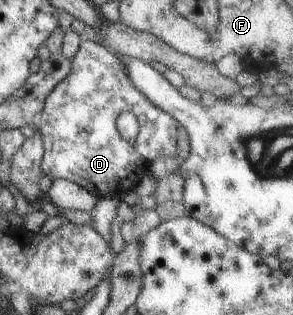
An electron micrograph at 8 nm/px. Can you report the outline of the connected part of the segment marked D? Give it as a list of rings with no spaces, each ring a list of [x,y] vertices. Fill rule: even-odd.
[[[81,40],[77,53],[70,60],[70,72],[51,90],[51,93],[47,96],[43,111],[39,114],[35,122],[36,129],[40,131],[44,141],[44,154],[41,164],[42,173],[53,180],[55,178],[63,178],[64,180],[78,183],[91,193],[94,193],[98,198],[109,198],[126,194],[137,186],[146,173],[149,173],[148,168],[156,157],[163,155],[163,157],[177,158],[177,128],[179,123],[172,115],[163,111],[159,106],[153,105],[153,103],[130,82],[129,76],[123,64],[120,62],[120,59],[112,51],[109,51],[105,46],[101,45],[99,41]],[[123,112],[133,112],[137,116],[140,130],[138,131],[135,141],[127,141],[117,129],[117,118]]]

